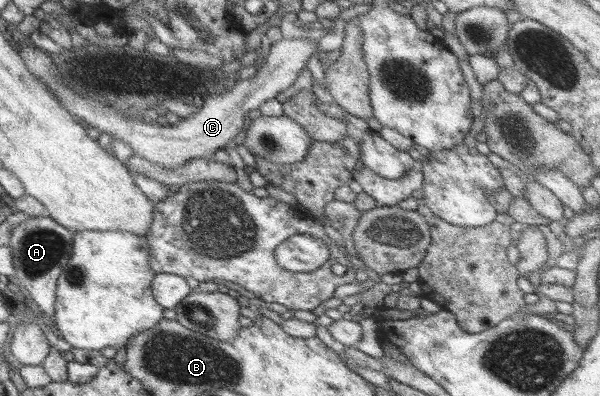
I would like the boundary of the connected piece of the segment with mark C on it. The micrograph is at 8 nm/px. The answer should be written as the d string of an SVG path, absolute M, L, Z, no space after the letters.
M298 36L290 40L281 39L273 42L268 53L265 54L264 64L260 65L254 76L230 83L230 87L221 94L207 96L202 106L186 120L180 120L174 125L160 126L146 124L140 117L120 116L116 109L92 97L81 97L72 92L70 87L62 84L60 73L56 72L48 55L32 45L28 39L19 39L21 48L17 54L22 59L26 71L47 88L68 115L72 115L78 121L84 121L87 127L94 128L99 133L120 140L130 148L130 154L139 156L156 166L160 165L166 170L174 170L193 158L210 159L216 150L223 149L236 134L244 129L242 120L249 110L256 110L263 102L274 99L277 92L288 88L302 71L306 61L312 55L318 55L316 52L318 43L311 42L308 38L301 40L301 36Z

